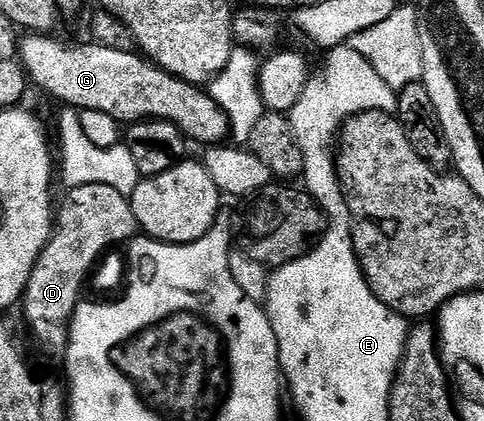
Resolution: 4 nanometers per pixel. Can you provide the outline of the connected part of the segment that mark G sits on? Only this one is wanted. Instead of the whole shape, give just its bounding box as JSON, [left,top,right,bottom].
[17,34,233,146]

